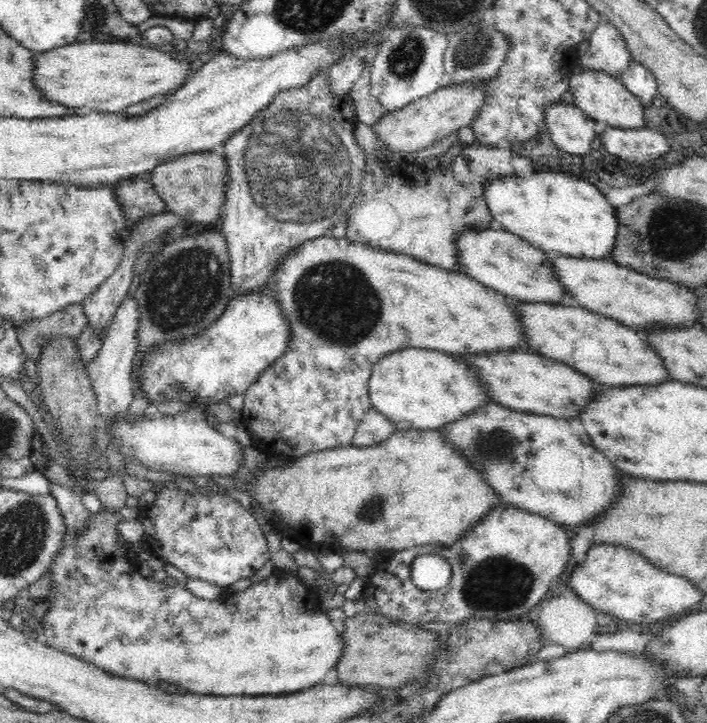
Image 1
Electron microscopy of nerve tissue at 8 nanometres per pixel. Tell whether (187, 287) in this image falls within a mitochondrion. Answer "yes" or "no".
yes

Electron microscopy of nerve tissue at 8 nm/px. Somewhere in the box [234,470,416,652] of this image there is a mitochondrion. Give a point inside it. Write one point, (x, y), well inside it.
(371, 508)

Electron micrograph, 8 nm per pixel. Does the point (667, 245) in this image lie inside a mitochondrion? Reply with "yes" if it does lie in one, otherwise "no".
yes

